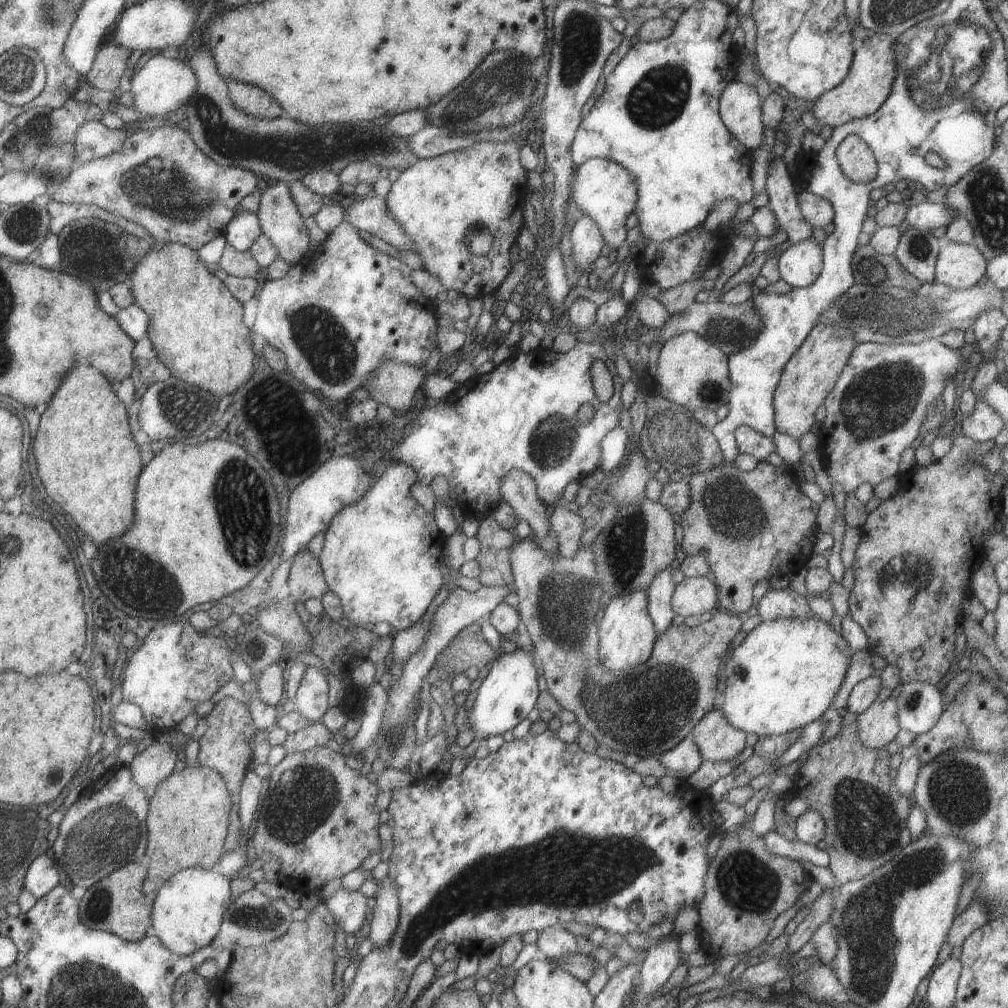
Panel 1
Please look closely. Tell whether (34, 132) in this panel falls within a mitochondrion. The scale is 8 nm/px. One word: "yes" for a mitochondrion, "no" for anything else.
yes

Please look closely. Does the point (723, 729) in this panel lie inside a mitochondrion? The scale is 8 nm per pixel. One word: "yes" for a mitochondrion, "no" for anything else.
no

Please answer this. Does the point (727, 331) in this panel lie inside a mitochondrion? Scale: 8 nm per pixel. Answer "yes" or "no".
yes

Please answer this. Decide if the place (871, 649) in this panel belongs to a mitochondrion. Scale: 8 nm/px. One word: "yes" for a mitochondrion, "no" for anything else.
no

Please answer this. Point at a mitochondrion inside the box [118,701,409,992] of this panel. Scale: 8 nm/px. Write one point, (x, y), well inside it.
(305, 800)

